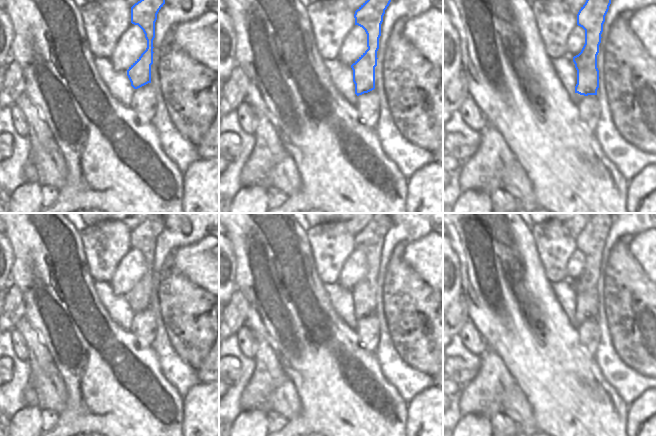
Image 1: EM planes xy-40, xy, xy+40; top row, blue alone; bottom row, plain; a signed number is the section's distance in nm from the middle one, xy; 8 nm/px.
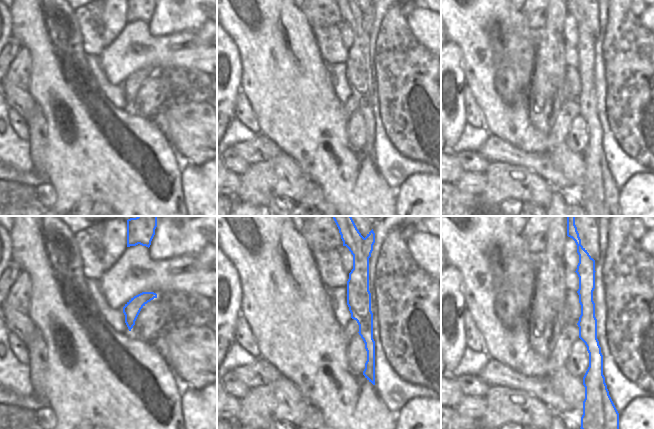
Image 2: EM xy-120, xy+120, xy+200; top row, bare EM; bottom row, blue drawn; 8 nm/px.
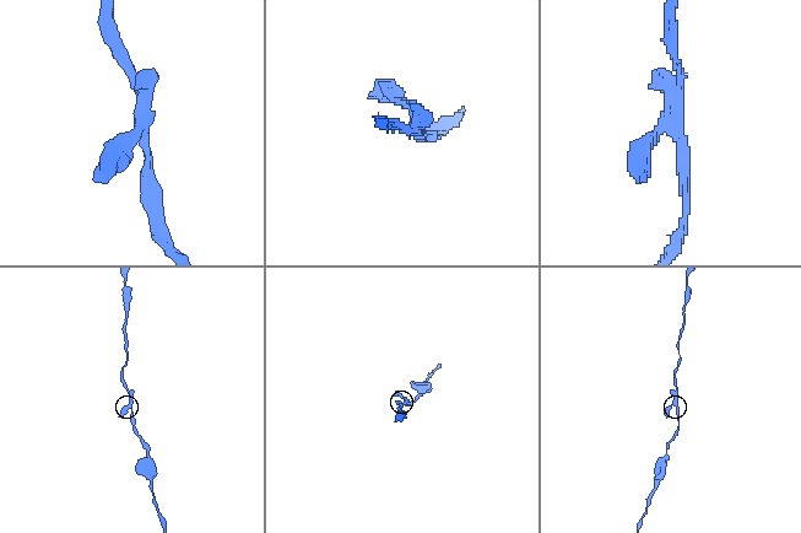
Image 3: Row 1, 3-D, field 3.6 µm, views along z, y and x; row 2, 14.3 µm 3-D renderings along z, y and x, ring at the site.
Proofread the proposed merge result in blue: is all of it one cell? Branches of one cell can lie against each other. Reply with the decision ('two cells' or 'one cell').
two cells

